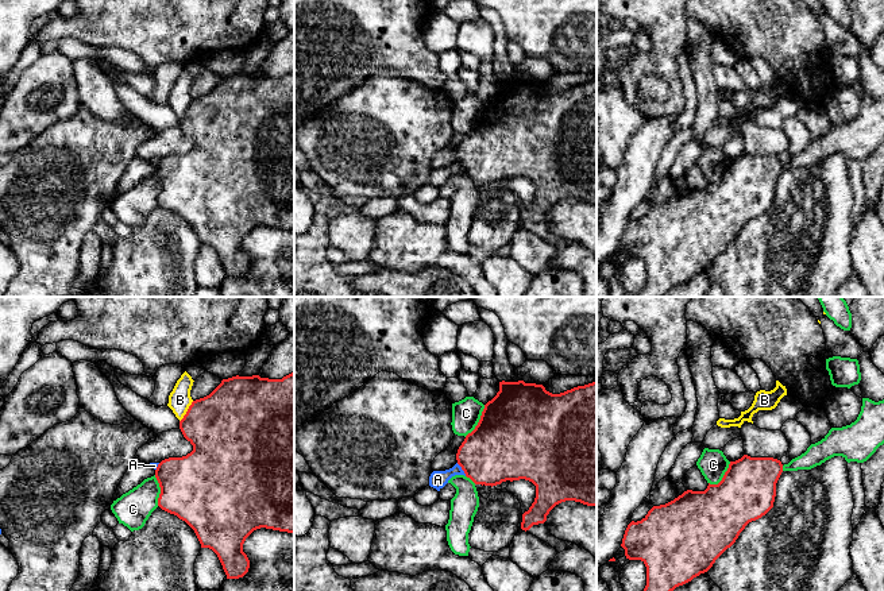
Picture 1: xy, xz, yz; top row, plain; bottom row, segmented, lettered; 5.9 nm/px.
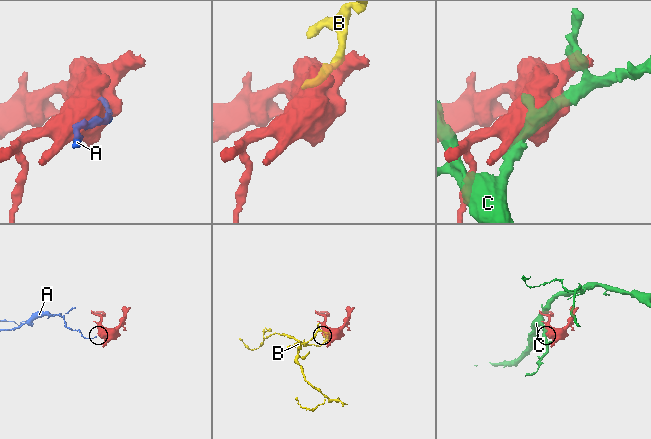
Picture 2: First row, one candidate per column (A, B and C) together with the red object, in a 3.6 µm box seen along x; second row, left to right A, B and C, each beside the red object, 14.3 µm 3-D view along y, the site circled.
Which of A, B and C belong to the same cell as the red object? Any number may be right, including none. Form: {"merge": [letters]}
{"merge": []}

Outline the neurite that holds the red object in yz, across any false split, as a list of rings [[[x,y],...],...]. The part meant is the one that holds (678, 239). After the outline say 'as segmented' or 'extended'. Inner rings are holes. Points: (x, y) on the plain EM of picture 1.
[[[744,152],[730,159],[718,182],[709,181],[705,189],[687,188],[665,202],[653,204],[641,219],[632,219],[621,244],[626,256],[641,258],[646,264],[646,283],[633,297],[664,297],[676,285],[707,270],[749,220],[773,205],[781,170],[783,162],[777,157]]]; as segmented

